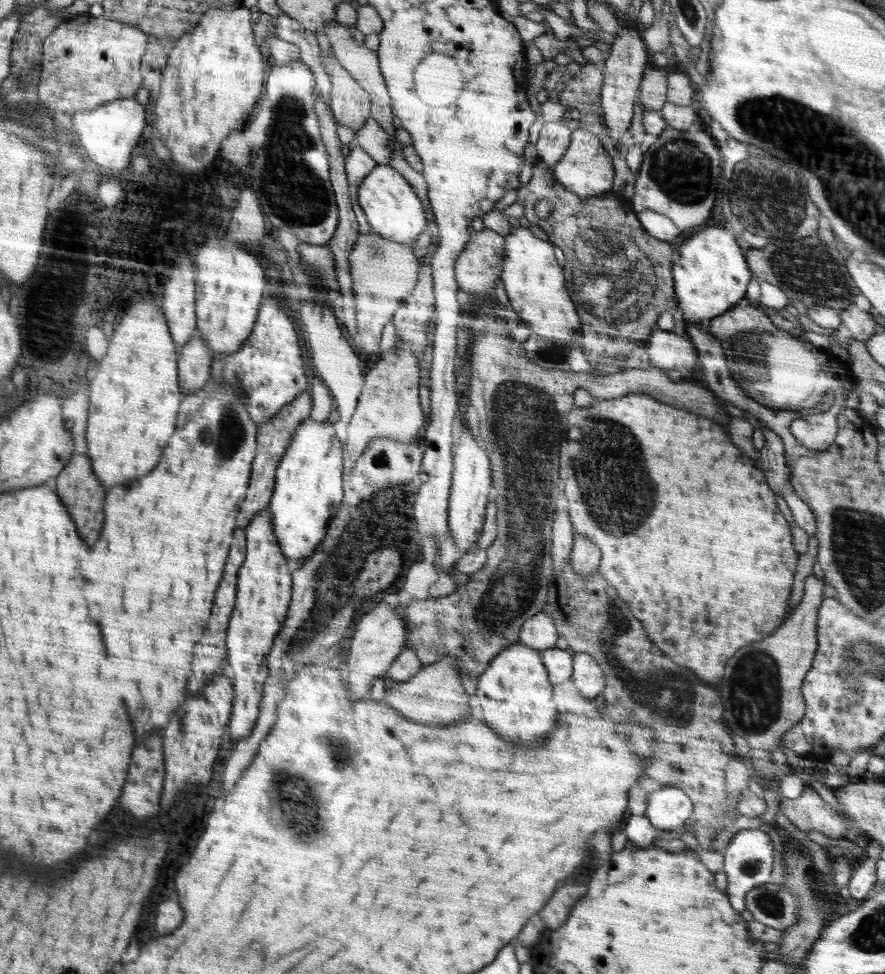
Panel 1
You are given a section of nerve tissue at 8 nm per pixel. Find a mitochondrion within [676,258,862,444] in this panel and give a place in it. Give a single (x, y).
(754, 357)

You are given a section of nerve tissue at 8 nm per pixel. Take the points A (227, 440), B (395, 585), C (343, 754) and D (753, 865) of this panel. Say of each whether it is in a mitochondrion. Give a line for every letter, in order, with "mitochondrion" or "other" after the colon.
A: mitochondrion
B: other
C: mitochondrion
D: mitochondrion

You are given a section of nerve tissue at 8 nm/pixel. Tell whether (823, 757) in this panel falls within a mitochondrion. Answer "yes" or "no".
no

